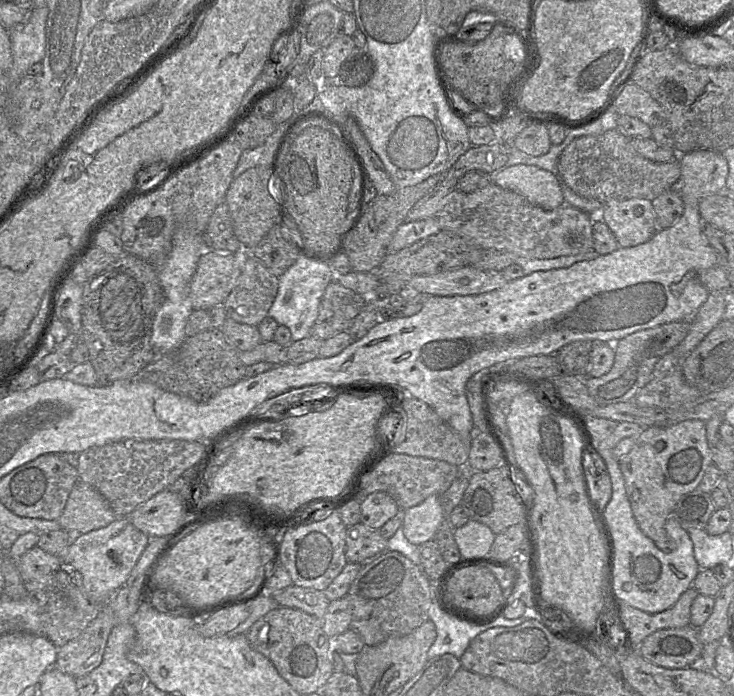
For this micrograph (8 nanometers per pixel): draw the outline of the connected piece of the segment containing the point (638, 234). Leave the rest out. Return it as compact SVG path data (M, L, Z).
M647 199L608 201L600 212L600 220L612 231L619 248L644 244L661 230L656 225L652 201Z

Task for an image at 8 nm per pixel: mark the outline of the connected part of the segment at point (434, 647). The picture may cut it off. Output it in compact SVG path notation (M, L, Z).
M432 588L429 620L435 624L436 639L428 650L428 660L443 654L452 654L460 658L471 641L485 630L499 626L514 627L530 618L531 610L526 606L526 612L522 617L508 619L502 616L487 625L471 625L444 613L436 603Z

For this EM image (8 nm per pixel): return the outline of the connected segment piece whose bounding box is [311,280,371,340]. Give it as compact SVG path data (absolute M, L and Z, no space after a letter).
M336 280L330 282L321 298L311 335L326 340L339 332L348 331L369 300Z

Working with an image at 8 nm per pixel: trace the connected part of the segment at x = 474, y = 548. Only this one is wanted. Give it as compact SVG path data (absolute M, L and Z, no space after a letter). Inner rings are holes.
M472 519L455 528L453 535L461 557L467 558L489 555L496 536L488 526Z

